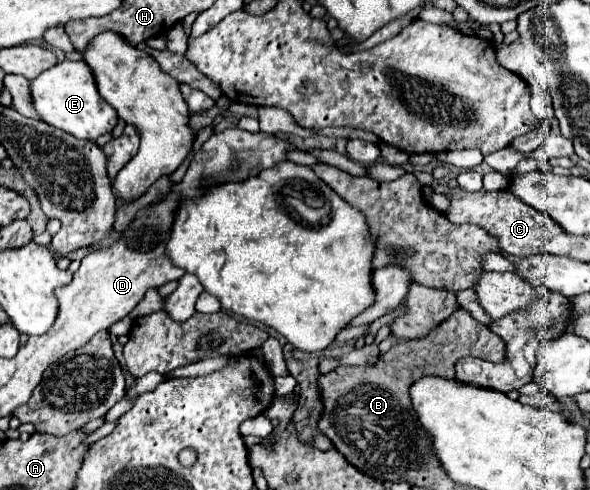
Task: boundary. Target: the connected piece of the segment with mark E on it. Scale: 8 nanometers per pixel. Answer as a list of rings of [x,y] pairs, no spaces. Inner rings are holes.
[[[62,61],[54,69],[42,73],[30,85],[34,107],[42,119],[78,139],[96,141],[100,135],[110,133],[118,123],[116,109],[100,97],[92,69],[84,61]]]

